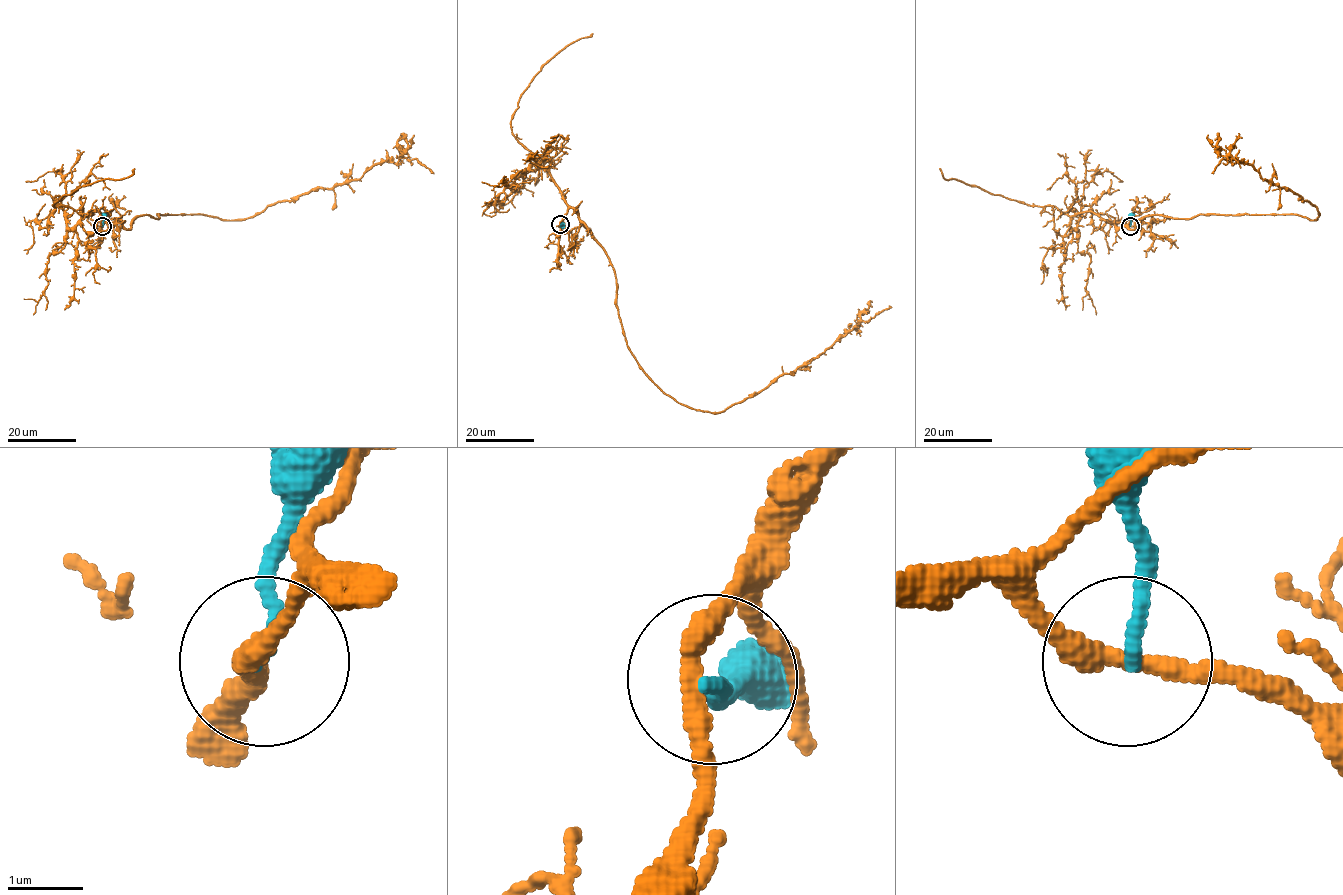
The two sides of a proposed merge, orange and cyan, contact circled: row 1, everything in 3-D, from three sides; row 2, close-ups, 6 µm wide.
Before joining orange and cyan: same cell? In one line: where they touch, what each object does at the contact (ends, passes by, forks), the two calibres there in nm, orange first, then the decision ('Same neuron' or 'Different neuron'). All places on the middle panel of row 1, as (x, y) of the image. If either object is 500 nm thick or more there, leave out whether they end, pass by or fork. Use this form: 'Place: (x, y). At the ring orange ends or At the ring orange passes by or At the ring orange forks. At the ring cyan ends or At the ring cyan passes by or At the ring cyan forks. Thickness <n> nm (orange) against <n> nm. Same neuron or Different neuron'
Place: (560, 224). At the ring orange passes by. At the ring cyan ends. Thickness 280 nm (orange) against 170 nm. Different neuron

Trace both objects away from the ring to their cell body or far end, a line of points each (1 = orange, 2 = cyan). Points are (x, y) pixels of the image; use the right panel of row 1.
1: (1130, 225), (1114, 224), (1214, 213), (1318, 218), (1308, 201), (1243, 161), (1222, 159), (1213, 173)
2: (1130, 225), (1132, 213)

